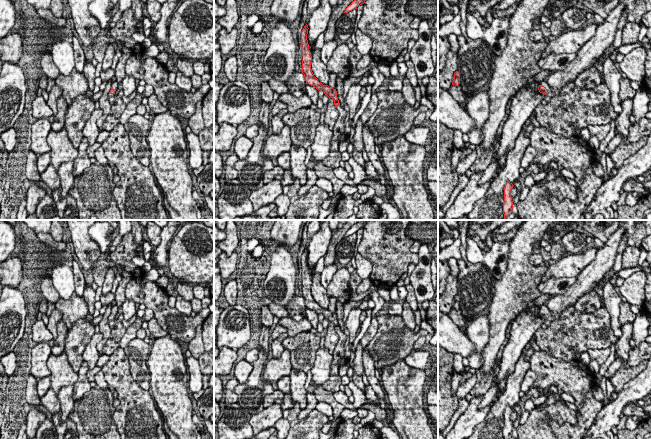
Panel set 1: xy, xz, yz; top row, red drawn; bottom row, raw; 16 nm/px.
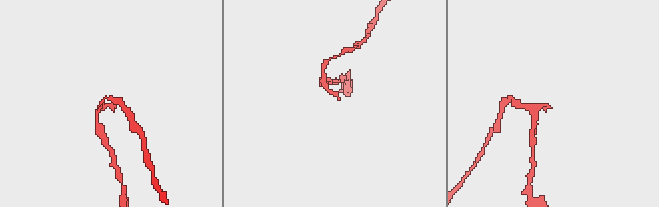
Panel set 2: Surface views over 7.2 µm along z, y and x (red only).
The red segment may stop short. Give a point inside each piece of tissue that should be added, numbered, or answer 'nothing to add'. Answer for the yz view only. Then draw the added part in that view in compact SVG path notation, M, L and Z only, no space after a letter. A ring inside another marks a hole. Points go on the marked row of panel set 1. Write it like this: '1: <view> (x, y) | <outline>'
1: yz (574, 108) | M543 81L541 86L544 86L548 93L540 101L534 109L536 120L540 126L543 126L555 134L560 134L566 138L577 136L576 129L580 131L589 125L606 125L612 120L616 120L618 114L615 113L611 103L610 90L606 83L596 86L594 89L581 89L571 82L562 87L558 96L554 95L552 89L546 81Z

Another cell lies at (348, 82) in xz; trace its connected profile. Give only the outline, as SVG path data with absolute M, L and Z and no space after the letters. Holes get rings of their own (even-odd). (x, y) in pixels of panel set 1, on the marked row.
M368 69L367 72L364 73L360 77L348 77L348 78L344 79L343 99L344 99L344 109L346 110L347 113L349 112L349 107L346 104L345 98L346 98L347 94L348 94L348 91L349 91L350 87L354 83L359 82L363 77L369 76L369 75L371 75L371 70L370 69Z

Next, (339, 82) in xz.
M337 77L336 79L336 91L339 103L344 107L343 91L344 91L344 80Z

